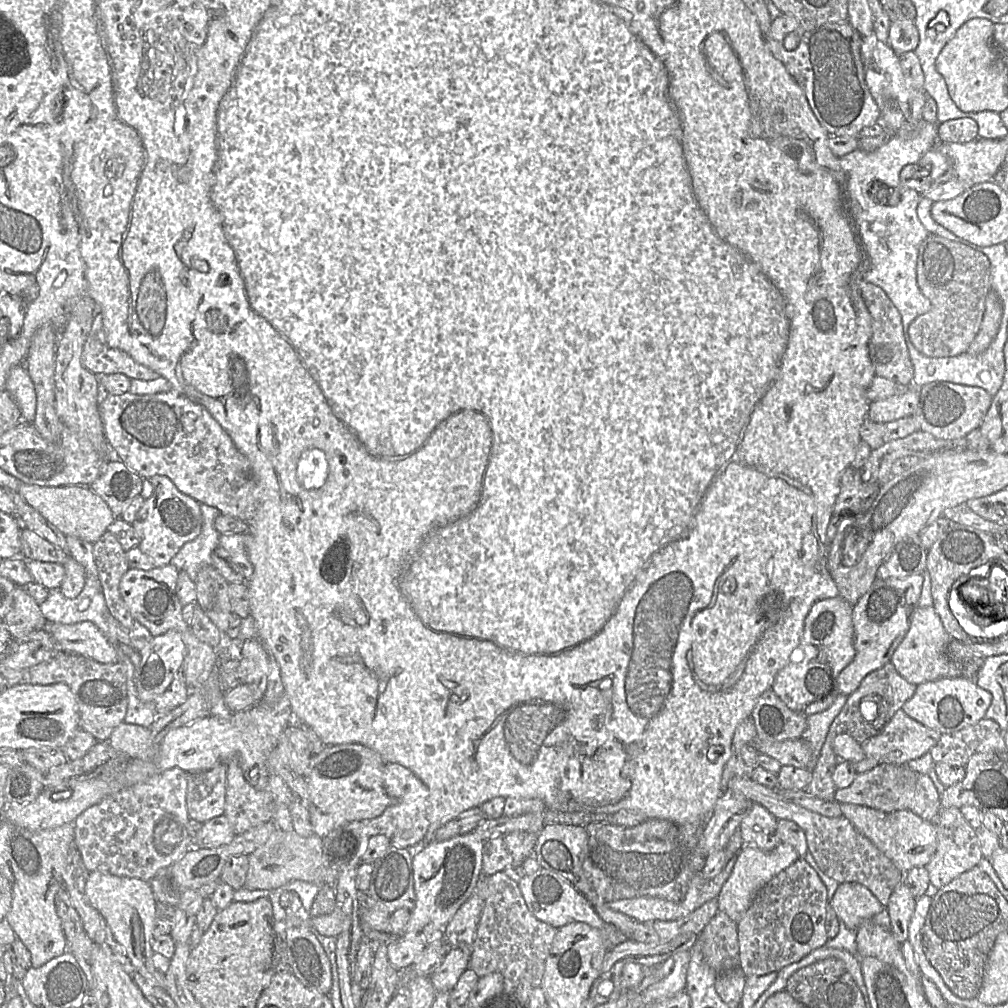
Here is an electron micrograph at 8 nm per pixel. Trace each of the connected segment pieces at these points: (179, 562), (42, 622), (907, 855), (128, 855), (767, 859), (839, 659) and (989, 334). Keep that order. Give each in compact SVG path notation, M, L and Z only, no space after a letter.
M200 504L200 509L203 524L199 535L185 543L170 561L178 571L186 571L193 581L203 566L211 564L212 553L218 547L220 535L214 527L214 520L221 513L220 510L206 504Z
M17 586L13 606L2 622L13 638L22 638L34 631L44 629L47 621L40 611L39 604L24 587Z
M840 804L842 815L867 837L903 873L913 868L926 867L937 847L935 823L923 820L909 810L883 812L862 805Z
M171 768L147 780L109 794L87 808L73 821L74 846L80 851L89 872L101 872L119 877L137 878L149 882L159 871L166 871L181 859L192 846L187 833L190 820L186 807L187 772Z
M780 843L771 851L762 851L757 847L744 845L736 856L731 874L717 896L718 910L727 914L732 921L738 924L759 890L799 858L795 848L787 843Z
M837 596L819 600L811 607L799 645L788 664L776 674L771 686L791 710L809 716L831 707L839 695L837 676L855 656L853 606Z
M990 290L985 301L985 312L976 337L968 347L972 355L983 353L994 340L1001 323L1003 305L996 292Z

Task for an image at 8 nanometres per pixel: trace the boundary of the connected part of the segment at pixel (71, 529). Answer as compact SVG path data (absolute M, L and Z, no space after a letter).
M22 483L18 492L29 505L65 536L73 536L94 543L115 520L106 502L85 485L48 487Z

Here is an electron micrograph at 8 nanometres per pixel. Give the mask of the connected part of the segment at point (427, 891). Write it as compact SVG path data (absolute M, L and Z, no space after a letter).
M467 833L445 841L431 840L423 843L420 848L411 849L416 902L403 935L420 933L427 924L441 928L447 925L461 905L473 894L482 876L484 842L473 833Z

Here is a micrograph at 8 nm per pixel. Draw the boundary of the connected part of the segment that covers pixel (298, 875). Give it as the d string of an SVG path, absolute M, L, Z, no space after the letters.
M275 829L269 839L249 856L244 887L250 890L273 890L290 881L302 880L322 885L334 885L337 874L331 869L324 852L323 839L313 834L301 837L294 830Z

